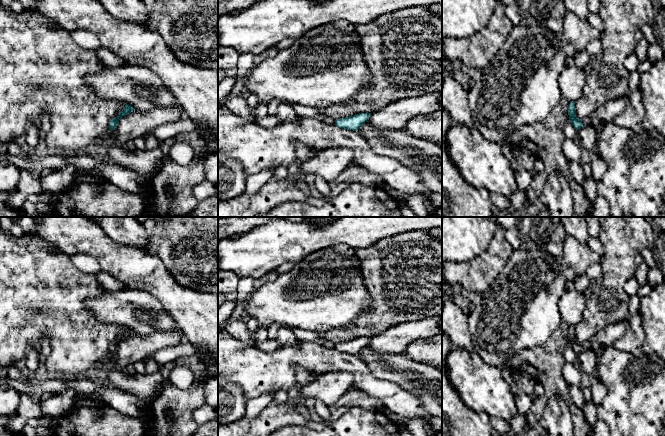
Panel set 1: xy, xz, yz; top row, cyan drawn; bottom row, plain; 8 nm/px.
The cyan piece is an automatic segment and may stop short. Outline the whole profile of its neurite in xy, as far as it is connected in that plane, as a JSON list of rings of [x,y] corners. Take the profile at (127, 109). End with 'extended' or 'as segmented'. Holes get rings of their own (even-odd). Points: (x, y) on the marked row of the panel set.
[[[126,104],[126,105],[124,106],[123,110],[120,112],[119,116],[118,116],[117,118],[112,119],[112,120],[109,122],[109,130],[115,129],[115,128],[118,126],[119,120],[120,120],[123,116],[125,116],[125,115],[133,112],[134,110],[135,110],[135,109],[134,109],[131,105]]] | as segmented

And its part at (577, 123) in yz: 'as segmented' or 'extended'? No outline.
as segmented

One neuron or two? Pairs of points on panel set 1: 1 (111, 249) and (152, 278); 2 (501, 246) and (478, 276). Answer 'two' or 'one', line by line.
1: one
2: one

